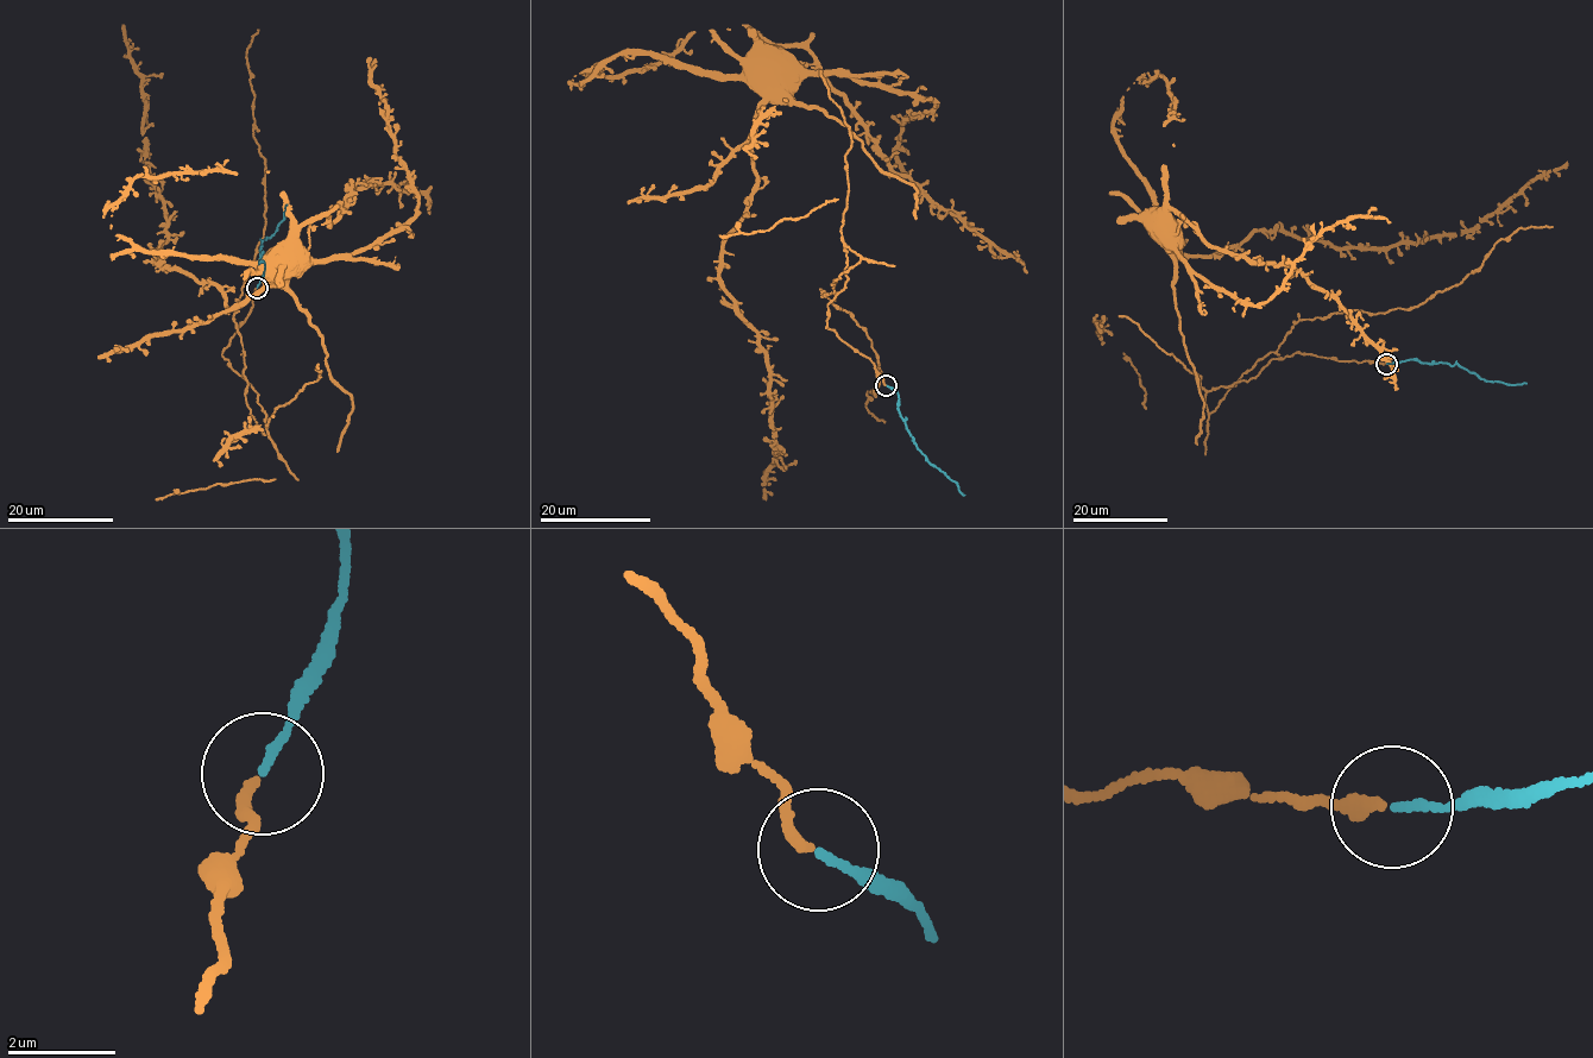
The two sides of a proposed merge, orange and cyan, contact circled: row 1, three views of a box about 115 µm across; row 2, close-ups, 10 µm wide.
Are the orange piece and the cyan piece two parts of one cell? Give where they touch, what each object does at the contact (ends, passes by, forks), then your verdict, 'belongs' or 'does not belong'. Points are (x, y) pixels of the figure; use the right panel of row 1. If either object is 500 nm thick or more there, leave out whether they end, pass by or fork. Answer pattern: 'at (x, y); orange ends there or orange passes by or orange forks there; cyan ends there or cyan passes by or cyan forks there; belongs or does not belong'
at (1386, 364); orange ends there; cyan ends there; belongs

